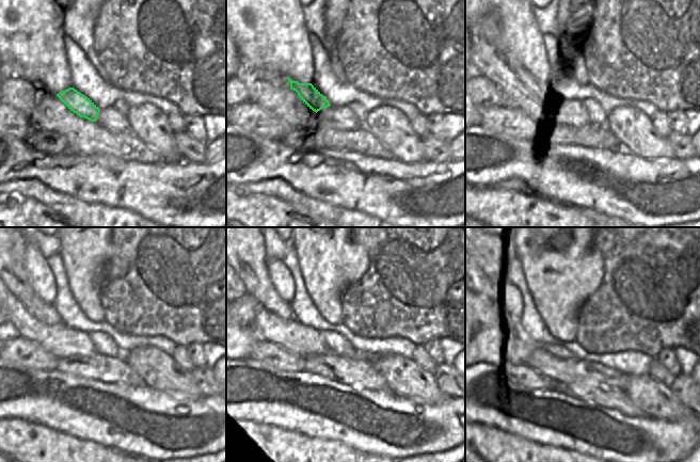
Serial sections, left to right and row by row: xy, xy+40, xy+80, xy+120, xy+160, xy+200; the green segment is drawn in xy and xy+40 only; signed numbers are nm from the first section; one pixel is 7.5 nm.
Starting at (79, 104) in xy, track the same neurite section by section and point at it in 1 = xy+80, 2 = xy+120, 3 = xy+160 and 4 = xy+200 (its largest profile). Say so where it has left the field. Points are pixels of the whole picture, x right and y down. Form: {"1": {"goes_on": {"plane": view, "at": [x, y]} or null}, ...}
{"1": {"goes_on": {"plane": "xy+80", "at": [488, 28]}}, "2": {"goes_on": {"plane": "xy+120", "at": [9, 249]}}, "3": {"goes_on": {"plane": "xy+160", "at": [248, 257]}}, "4": {"goes_on": {"plane": "xy+200", "at": [487, 250]}}}

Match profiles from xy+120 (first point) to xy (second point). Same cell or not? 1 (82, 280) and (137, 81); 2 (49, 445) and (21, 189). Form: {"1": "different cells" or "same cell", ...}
{"1": "different cells", "2": "different cells"}

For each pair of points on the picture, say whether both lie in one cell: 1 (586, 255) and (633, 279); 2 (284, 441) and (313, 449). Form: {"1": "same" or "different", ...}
{"1": "different", "2": "same"}

